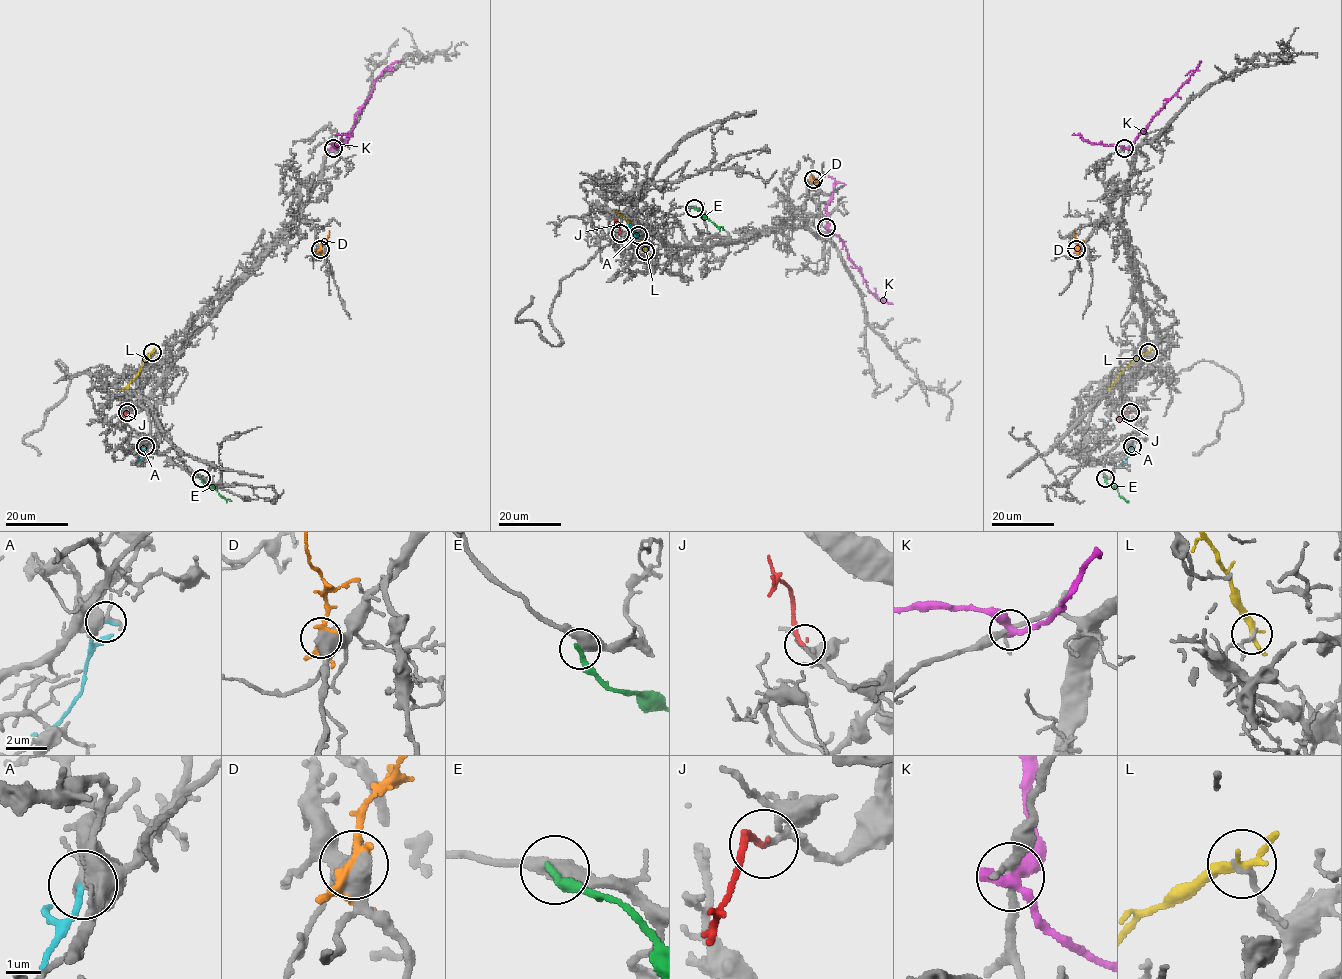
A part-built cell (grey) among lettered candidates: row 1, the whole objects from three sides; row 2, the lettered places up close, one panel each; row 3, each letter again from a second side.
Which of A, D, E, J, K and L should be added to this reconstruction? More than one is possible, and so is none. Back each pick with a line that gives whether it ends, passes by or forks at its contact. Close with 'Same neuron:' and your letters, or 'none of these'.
J: it ends
Same neuron: J

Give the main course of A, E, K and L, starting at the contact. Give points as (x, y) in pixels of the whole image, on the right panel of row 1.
A: (1132, 445), (1129, 456), (1121, 463)
E: (1104, 478), (1127, 501)
K: (1124, 148), (1133, 143), (1198, 67), (1200, 60)
L: (1148, 352), (1122, 371), (1107, 391)

